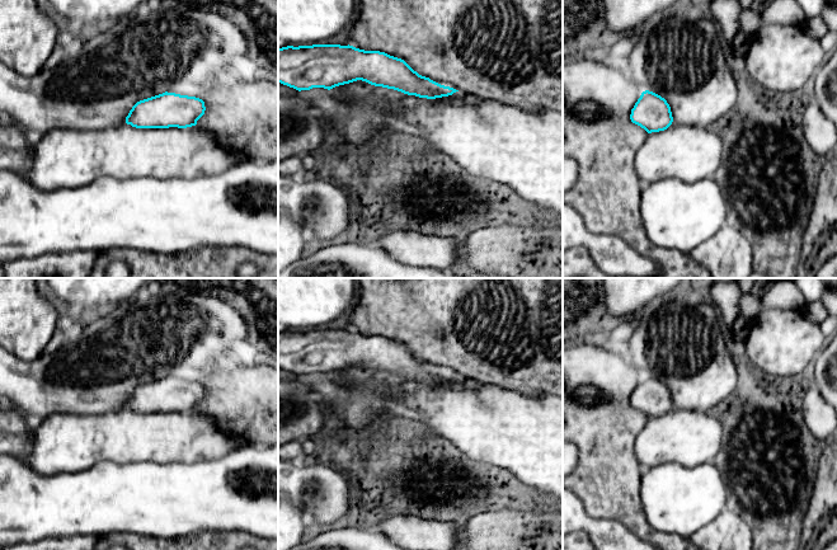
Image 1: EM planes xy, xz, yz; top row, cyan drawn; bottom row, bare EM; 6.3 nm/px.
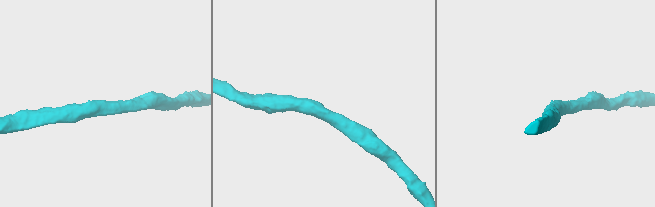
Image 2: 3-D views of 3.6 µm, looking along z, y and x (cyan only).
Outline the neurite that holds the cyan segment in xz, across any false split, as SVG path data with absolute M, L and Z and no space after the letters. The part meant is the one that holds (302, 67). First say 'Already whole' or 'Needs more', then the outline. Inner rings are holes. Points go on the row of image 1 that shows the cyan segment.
Needs more. M312 44L278 48L278 83L298 91L328 89L340 100L357 100L365 93L381 94L398 109L401 135L415 137L437 151L448 155L470 174L493 179L511 187L522 199L551 213L563 215L563 114L552 111L536 113L485 100L419 75L404 60L380 51L365 51L353 46Z

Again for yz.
Needs more. M643 91L631 109L630 119L648 132L634 160L641 185L667 178L692 183L715 175L723 158L721 138L709 127L676 123L669 104L660 95Z

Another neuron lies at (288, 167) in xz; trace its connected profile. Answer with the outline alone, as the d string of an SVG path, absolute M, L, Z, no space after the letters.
M291 156L278 163L278 173L286 177L293 177L300 170L304 170L301 156Z

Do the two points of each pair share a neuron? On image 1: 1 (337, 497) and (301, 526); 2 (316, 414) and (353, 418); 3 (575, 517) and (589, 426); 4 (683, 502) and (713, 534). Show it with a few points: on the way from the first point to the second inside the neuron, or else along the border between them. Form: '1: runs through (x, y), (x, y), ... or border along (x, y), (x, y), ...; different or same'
1: border along (291, 501), (302, 511), (310, 526); different
2: border along (311, 390), (323, 403), (329, 415); different
3: border along (575, 493), (584, 511), (597, 520); different
4: border along (724, 508), (710, 522), (689, 536); different

